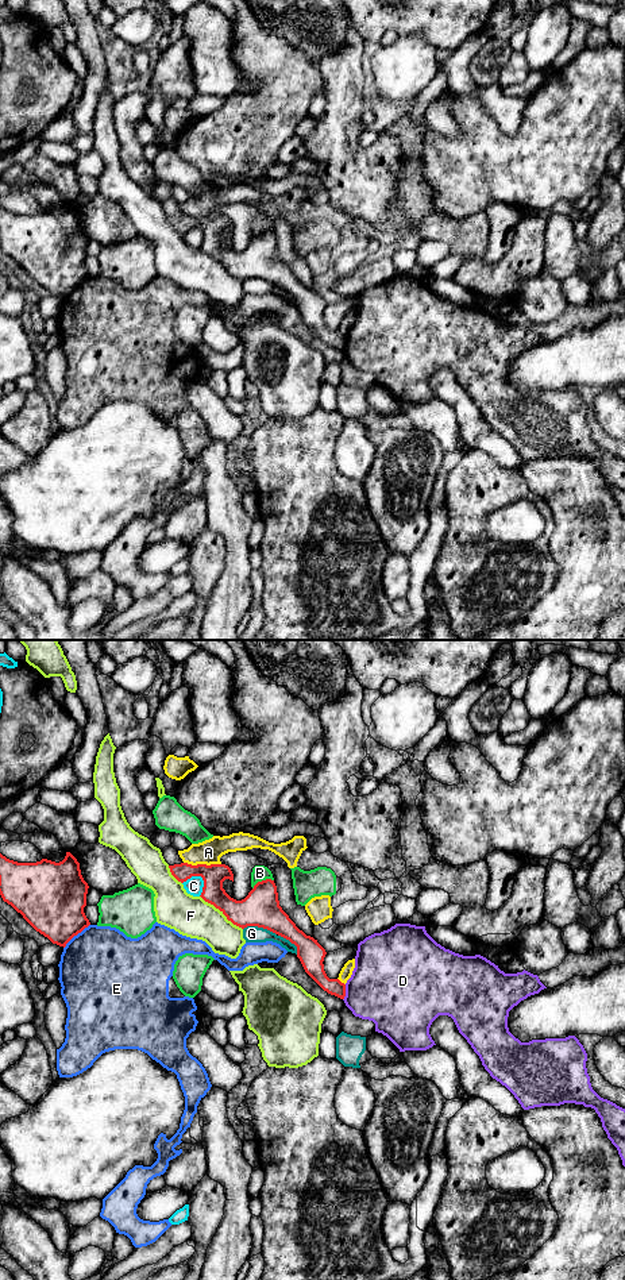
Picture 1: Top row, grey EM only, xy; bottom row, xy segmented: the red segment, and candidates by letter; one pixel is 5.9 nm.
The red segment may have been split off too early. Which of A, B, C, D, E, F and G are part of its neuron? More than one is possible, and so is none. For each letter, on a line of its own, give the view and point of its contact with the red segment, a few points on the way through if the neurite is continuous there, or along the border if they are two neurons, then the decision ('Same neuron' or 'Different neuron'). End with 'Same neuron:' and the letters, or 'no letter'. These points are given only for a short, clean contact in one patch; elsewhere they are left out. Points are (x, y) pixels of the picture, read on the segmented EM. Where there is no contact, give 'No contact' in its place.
A: Touches red at xy (203, 864). Different neuron
B: Touches red at xy (262, 881). Different neuron
C: Touches red at xy (199, 875). Different neuron
D: Touches red at xy (344, 993). Boundary: xy (346, 984), (343, 999). Different neuron
E: Touches red at xy (76, 935). Different neuron
F: Touches red at xy (223, 913). Different neuron
G: Touches red at xy (259, 926). Different neuron
Same neuron: no letter

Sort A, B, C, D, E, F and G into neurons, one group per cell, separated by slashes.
A / B / C / D / E / F / G

